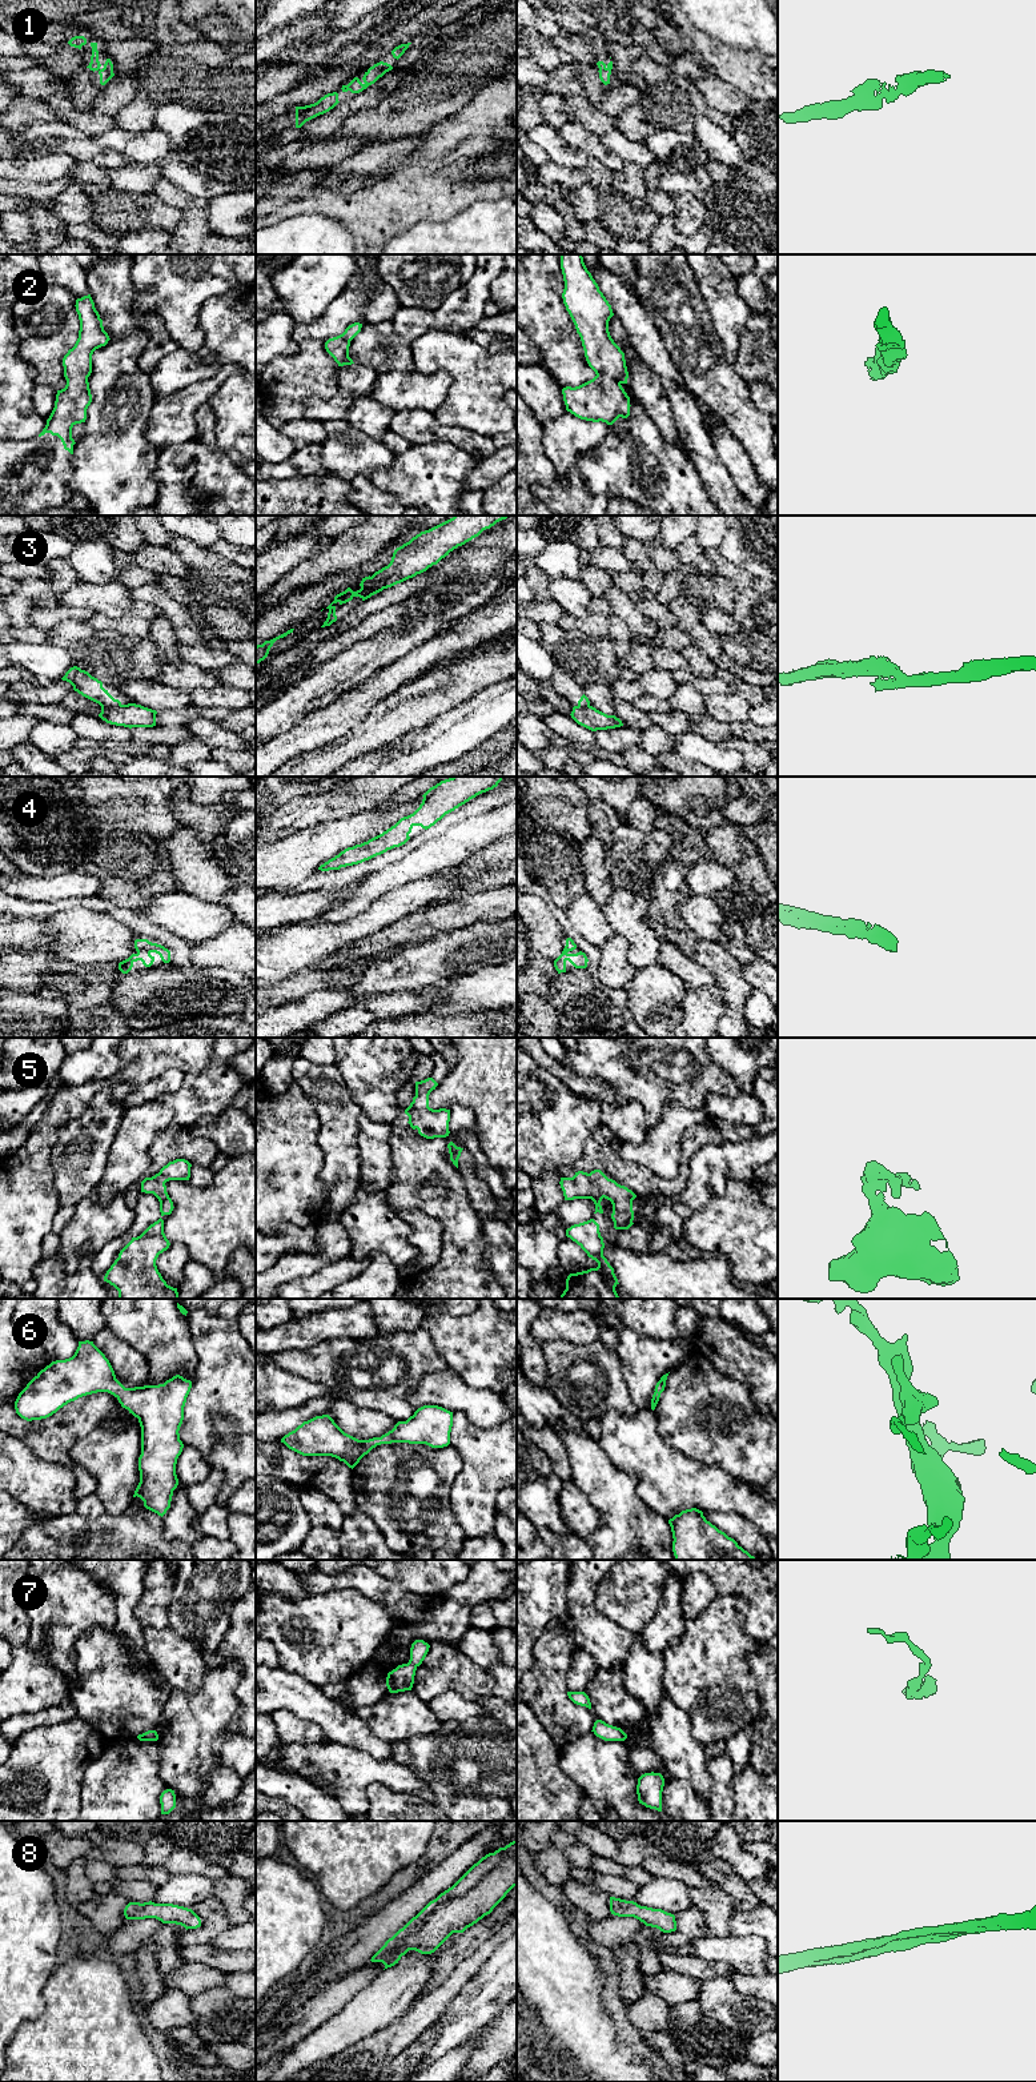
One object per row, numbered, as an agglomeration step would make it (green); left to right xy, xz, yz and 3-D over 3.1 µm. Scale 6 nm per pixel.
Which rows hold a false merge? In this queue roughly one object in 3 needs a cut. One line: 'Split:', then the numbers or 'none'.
Split: 3

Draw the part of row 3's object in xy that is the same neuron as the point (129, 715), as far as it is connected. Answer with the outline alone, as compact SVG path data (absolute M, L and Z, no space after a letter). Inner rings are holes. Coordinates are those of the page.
M136 703L101 709L99 717L107 723L124 727L153 727L156 726L156 710Z

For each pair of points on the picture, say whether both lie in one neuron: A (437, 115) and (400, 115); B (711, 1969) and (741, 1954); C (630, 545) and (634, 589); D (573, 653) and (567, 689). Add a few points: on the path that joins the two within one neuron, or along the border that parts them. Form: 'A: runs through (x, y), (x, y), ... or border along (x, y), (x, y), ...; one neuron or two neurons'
A: runs through (428, 115), (409, 115); one neuron
B: border along (694, 1954), (706, 1960), (722, 1961), (731, 1969); two neurons
C: runs through (637, 556), (637, 578); one neuron
D: border along (557, 669), (574, 678), (583, 688); two neurons

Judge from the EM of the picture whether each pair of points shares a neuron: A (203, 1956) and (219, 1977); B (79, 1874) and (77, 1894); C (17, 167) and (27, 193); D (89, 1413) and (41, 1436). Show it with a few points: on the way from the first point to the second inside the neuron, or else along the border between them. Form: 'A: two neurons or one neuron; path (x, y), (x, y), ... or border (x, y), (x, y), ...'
A: two neurons; border (185, 1961), (201, 1962), (227, 1974)
B: one neuron; path (77, 1880), (77, 1889)
C: two neurons; border (13, 179), (45, 183)
D: one neuron; path (77, 1419), (53, 1436)

